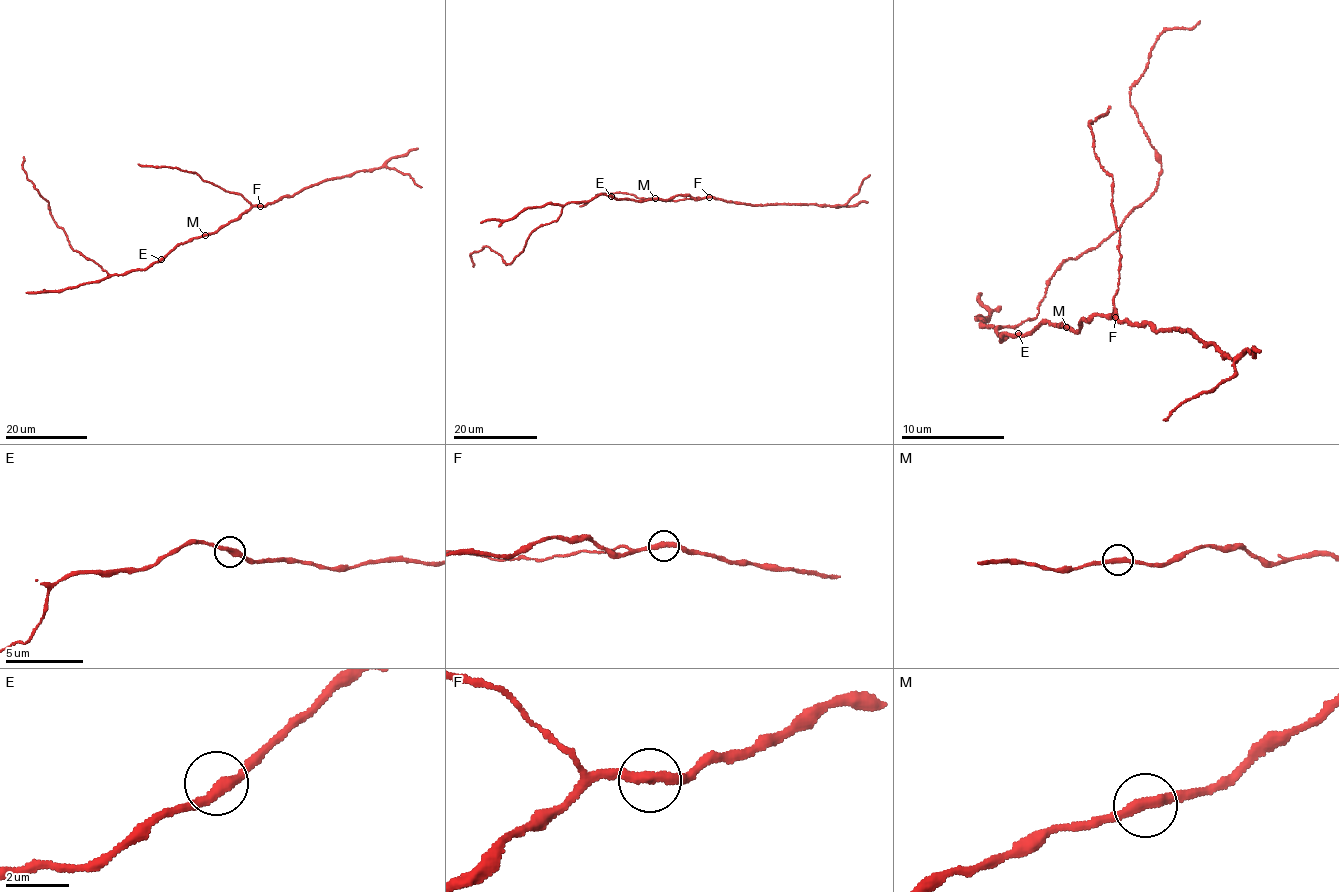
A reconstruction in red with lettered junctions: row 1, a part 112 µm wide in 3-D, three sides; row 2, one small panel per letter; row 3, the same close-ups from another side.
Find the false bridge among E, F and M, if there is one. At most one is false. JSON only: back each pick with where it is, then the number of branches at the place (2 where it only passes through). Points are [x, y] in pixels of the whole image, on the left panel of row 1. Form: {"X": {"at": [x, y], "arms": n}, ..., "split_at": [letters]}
{"split_at": []}

